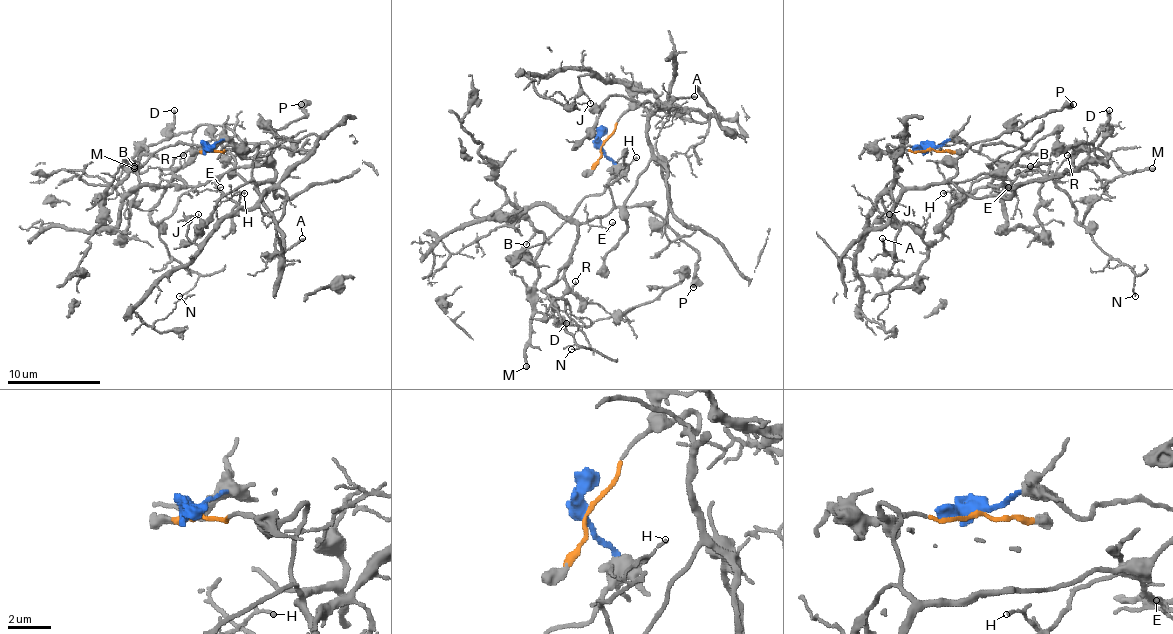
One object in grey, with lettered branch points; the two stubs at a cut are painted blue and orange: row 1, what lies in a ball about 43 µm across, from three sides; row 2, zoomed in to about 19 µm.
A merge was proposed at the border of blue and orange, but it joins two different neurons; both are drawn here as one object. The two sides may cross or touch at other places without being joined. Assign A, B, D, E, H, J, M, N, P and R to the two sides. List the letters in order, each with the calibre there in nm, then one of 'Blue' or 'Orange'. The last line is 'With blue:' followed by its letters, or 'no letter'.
A: Thickness 200 nm. Orange
B: Thickness 110 nm. Blue
D: Thickness 150 nm. Blue
E: Thickness 110 nm. Orange
H: Thickness 80 nm. Orange
J: Thickness 110 nm. Orange
M: Thickness 280 nm. Blue
N: Thickness 130 nm. Orange
P: Thickness 650 nm. Orange
R: Thickness 100 nm. Orange
With blue: B, D, M

